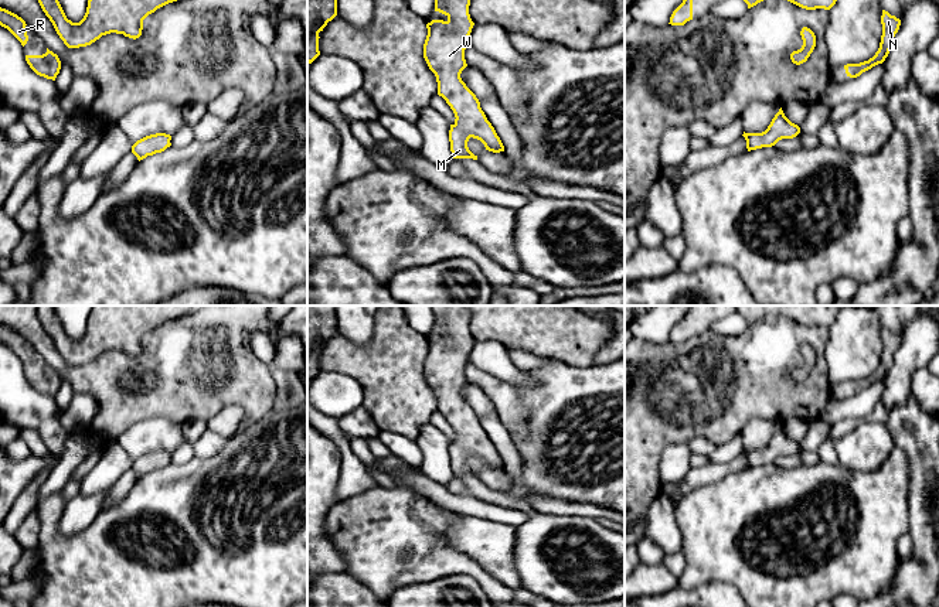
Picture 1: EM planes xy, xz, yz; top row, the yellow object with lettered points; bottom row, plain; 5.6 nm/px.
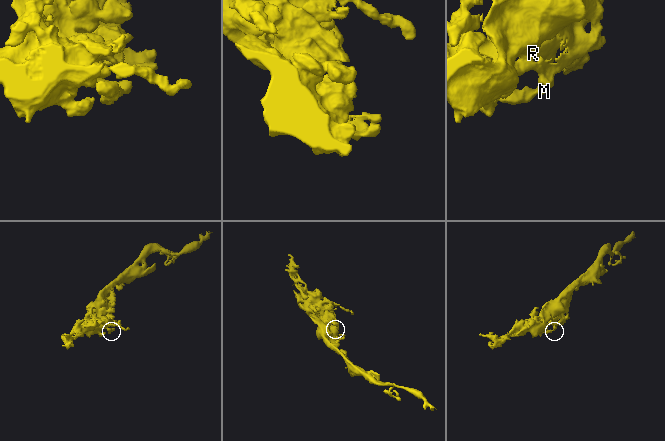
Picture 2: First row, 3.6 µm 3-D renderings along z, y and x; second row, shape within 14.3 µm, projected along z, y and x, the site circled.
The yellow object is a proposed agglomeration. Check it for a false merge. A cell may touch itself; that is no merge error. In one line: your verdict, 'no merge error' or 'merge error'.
no merge error

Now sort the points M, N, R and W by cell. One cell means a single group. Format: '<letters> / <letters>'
M N R W

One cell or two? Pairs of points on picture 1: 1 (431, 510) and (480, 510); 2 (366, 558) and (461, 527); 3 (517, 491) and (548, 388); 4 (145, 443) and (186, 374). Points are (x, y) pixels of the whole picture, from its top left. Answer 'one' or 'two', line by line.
1: two
2: two
3: one
4: two

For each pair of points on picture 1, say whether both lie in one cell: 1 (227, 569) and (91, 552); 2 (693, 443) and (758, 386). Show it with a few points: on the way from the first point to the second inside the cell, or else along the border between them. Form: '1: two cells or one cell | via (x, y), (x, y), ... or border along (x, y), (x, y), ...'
1: one cell | via (193, 569), (167, 573), (125, 569)
2: two cells | border along (683, 442), (691, 436), (703, 436), (717, 446)

